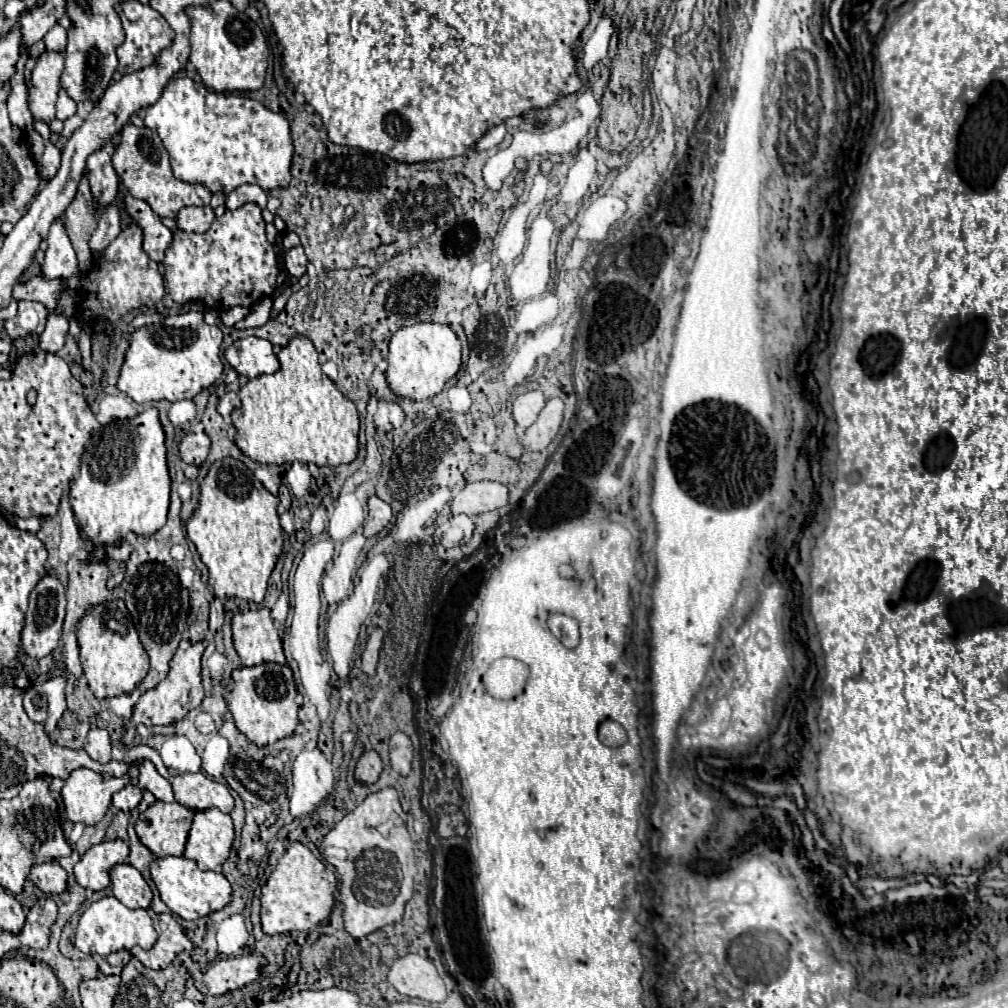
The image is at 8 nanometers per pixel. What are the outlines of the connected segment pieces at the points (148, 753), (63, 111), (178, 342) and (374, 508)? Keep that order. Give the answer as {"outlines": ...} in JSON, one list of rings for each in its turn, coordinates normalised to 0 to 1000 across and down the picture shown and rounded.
{"outlines":[[[[134,739],[127,743],[122,755],[129,756],[138,753],[149,753],[155,760],[159,769],[161,769],[164,773],[168,773],[169,768],[165,760],[162,758],[157,745],[146,739]]],[[[62,88],[58,92],[58,102],[56,102],[56,118],[65,120],[67,116],[71,116],[75,112],[75,102],[65,94],[65,90]]],[[[200,311],[173,313],[153,322],[143,322],[129,332],[115,384],[135,400],[190,396],[220,372],[218,342],[220,328],[214,322],[206,322]]],[[[369,491],[365,495],[365,515],[361,521],[361,533],[371,533],[375,531],[389,515],[389,505],[385,499],[381,499],[379,495],[375,495],[373,491]]]]}

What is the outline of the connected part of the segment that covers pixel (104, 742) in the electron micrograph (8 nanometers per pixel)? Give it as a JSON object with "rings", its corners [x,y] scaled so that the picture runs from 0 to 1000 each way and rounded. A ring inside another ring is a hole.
{"rings":[[[91,723],[85,731],[83,737],[83,745],[99,757],[107,757],[109,755],[109,731],[105,727],[105,723]]]}

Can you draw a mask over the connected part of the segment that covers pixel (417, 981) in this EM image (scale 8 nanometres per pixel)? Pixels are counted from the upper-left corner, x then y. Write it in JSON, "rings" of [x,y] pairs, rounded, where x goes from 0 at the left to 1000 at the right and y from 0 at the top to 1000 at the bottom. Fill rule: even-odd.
{"rings":[[[401,947],[391,953],[385,963],[385,975],[399,987],[413,989],[425,995],[437,995],[442,991],[440,973],[427,951],[417,947]]]}

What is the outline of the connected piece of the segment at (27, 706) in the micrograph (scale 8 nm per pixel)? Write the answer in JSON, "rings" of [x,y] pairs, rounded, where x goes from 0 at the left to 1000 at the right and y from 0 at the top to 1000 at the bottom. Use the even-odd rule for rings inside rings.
{"rings":[[[62,672],[46,674],[24,688],[24,705],[34,717],[44,719],[46,727],[52,727],[56,723],[56,717],[62,711],[63,703],[65,693]]]}

